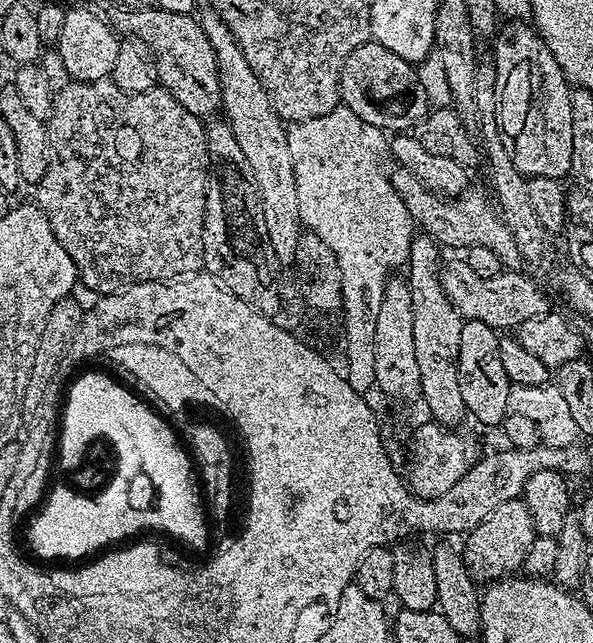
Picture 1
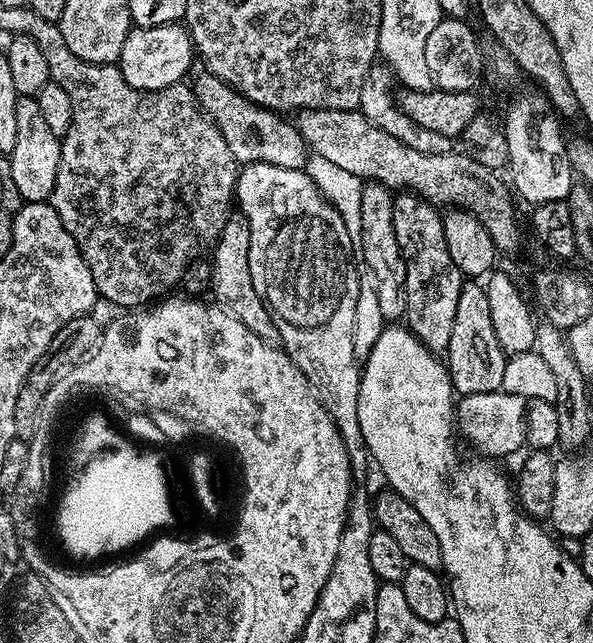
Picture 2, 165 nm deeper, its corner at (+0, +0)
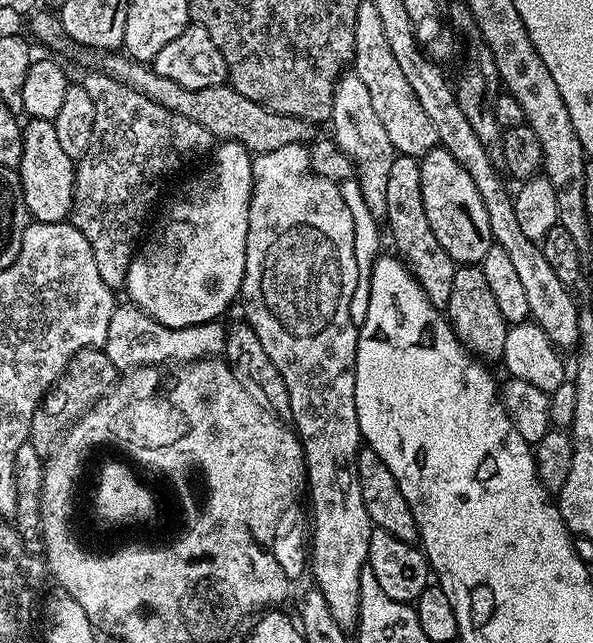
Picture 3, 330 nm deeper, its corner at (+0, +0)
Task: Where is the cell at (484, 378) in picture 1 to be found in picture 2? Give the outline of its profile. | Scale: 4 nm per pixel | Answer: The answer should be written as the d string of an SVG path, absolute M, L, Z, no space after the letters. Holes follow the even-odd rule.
M464 282L460 285L458 314L454 314L454 330L450 330L447 356L446 367L452 378L452 387L461 397L495 392L500 388L506 357L502 346L498 346L498 334L494 334L488 290L483 283Z

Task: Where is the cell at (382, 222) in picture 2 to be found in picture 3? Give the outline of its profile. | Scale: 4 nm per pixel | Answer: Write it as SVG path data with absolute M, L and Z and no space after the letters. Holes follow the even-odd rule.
M345 71L337 79L330 127L331 139L352 159L352 167L358 177L366 210L370 210L370 214L378 222L383 221L387 217L386 181L390 166L398 153L390 142L390 134L386 134L381 120L378 119L378 113L374 111L374 101L370 98L370 90L366 90L366 82L362 82L362 78L358 78L355 71Z

